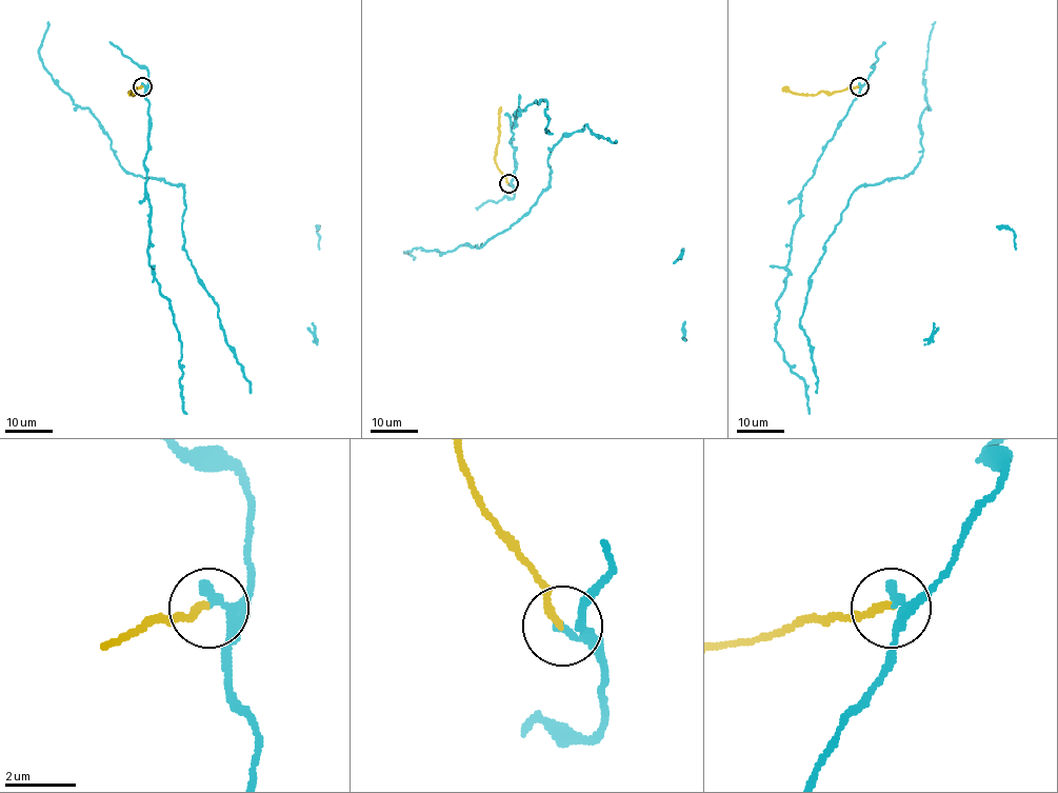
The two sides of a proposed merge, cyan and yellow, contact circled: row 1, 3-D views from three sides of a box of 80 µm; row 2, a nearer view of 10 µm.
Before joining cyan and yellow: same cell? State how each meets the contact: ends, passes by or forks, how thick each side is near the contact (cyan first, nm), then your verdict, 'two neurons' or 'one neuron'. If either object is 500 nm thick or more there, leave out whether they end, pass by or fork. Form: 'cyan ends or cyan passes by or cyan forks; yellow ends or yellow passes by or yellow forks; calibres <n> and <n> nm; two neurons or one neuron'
cyan ends; yellow ends; calibres 280 and 200 nm; two neurons

